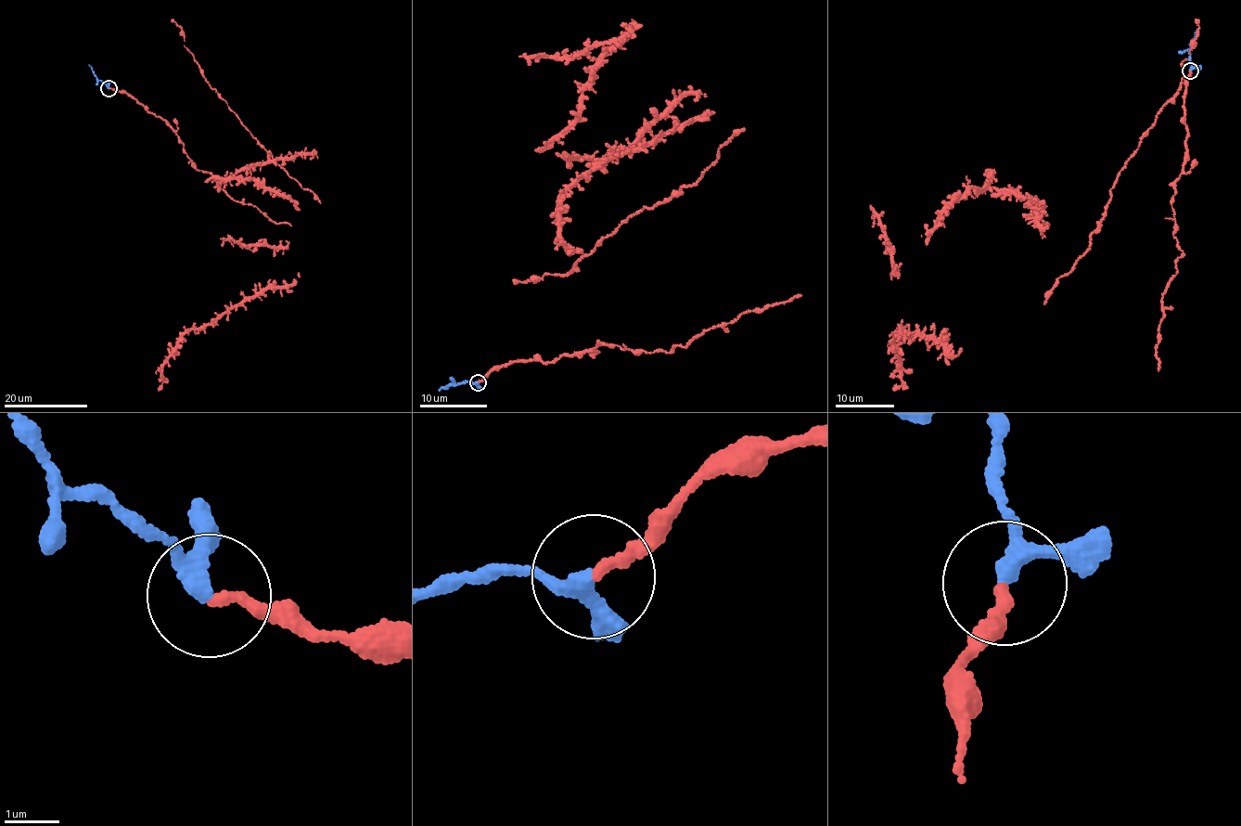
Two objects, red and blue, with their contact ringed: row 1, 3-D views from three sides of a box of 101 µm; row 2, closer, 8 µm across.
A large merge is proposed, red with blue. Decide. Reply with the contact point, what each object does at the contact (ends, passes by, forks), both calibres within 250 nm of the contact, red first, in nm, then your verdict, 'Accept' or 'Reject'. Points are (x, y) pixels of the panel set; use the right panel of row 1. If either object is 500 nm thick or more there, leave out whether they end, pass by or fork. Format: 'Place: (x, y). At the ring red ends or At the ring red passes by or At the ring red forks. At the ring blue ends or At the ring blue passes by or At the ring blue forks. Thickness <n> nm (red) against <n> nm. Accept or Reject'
Place: (1190, 70). At the ring red ends. At the ring blue passes by. Thickness 200 nm (red) against 280 nm. Reject

